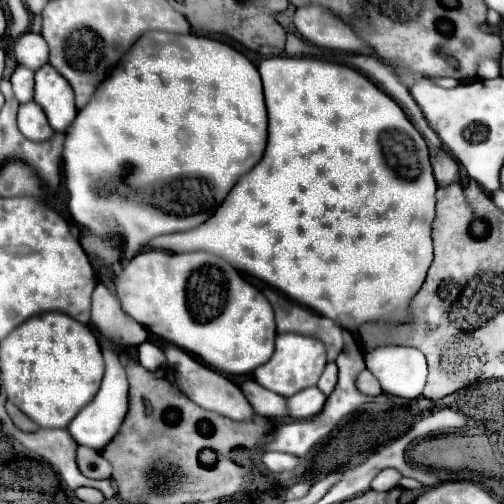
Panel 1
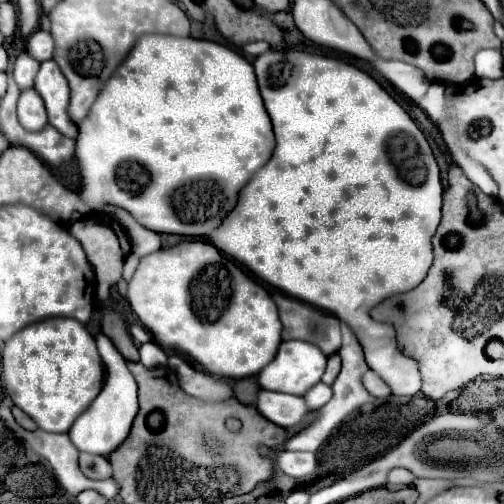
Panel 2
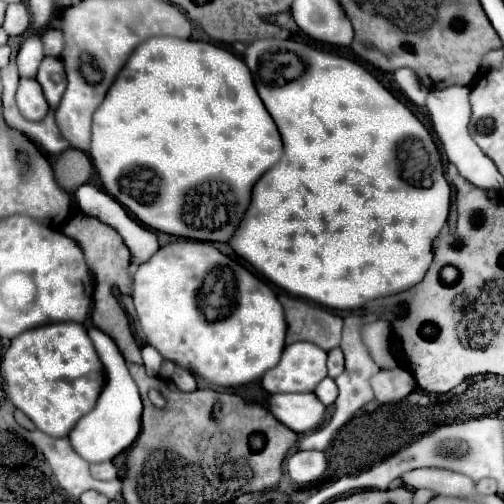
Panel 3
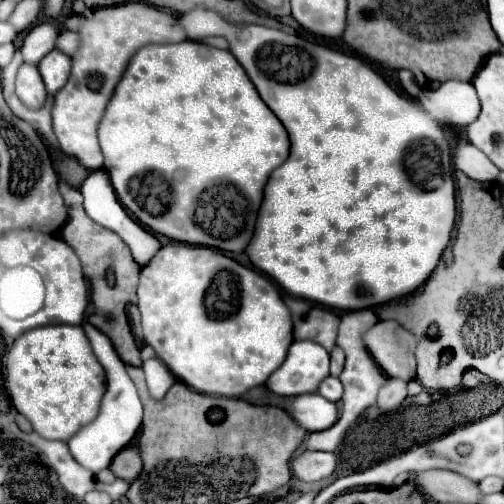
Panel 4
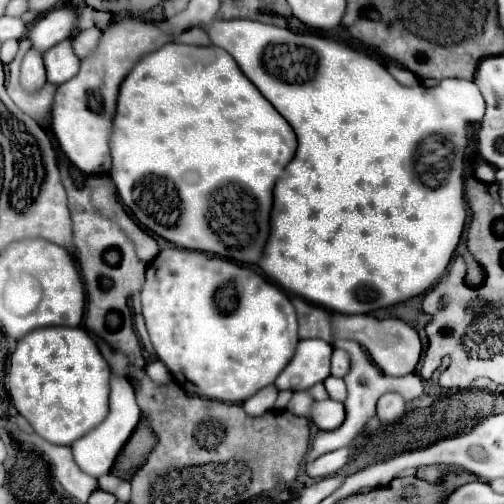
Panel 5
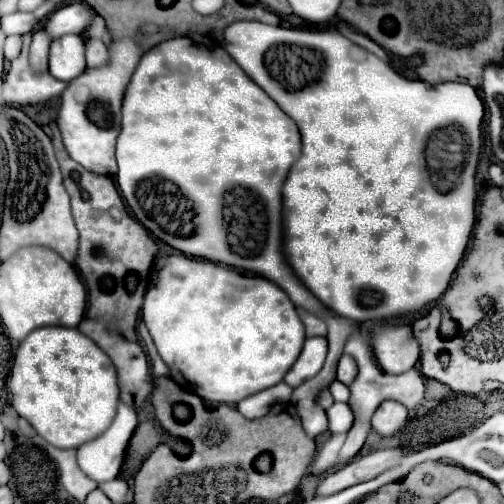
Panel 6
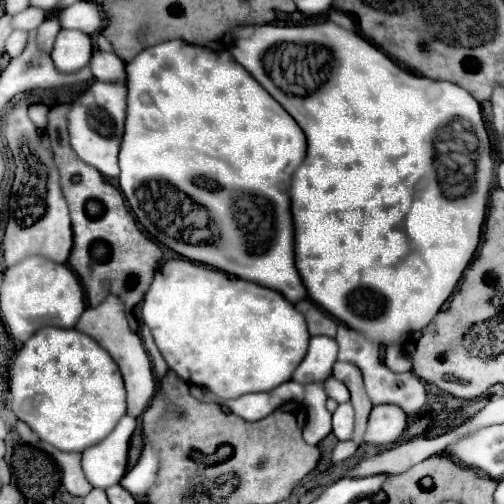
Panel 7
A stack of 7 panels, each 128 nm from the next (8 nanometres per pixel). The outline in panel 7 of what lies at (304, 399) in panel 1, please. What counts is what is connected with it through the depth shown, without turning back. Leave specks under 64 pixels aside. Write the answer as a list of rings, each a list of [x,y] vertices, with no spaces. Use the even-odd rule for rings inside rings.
[[[330,376],[330,378],[324,382],[324,390],[326,390],[328,398],[334,398],[336,402],[348,402],[348,400],[350,400],[348,388],[346,388],[340,380],[336,380],[334,376]]]

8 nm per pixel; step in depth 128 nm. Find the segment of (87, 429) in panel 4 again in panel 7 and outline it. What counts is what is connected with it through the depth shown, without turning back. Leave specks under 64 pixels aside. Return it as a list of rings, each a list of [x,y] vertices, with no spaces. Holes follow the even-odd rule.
[[[124,416],[118,426],[100,444],[82,452],[82,468],[94,488],[110,488],[122,480],[128,464],[128,444],[136,428],[136,420]]]

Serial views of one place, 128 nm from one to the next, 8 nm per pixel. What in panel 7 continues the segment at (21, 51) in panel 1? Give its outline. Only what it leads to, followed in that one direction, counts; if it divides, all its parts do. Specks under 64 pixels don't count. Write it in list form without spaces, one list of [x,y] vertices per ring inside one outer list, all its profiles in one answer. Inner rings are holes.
[[[96,50],[90,60],[90,68],[96,80],[100,82],[126,82],[126,68],[124,62],[114,52],[100,52]]]

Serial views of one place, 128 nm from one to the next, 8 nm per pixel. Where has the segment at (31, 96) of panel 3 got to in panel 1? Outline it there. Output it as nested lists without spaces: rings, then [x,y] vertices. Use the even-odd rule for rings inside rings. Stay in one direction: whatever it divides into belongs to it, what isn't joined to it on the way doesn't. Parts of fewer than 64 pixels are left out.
[[[34,100],[20,104],[18,128],[24,136],[28,136],[28,140],[48,140],[54,134],[48,120],[44,120],[44,110],[40,110]]]

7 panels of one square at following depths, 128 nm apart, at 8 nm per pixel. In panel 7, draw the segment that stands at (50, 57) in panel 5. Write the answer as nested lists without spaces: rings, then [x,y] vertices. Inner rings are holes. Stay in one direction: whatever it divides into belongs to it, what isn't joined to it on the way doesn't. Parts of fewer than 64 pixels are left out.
[[[60,30],[52,48],[52,60],[60,72],[76,72],[90,62],[92,38],[80,30]]]

